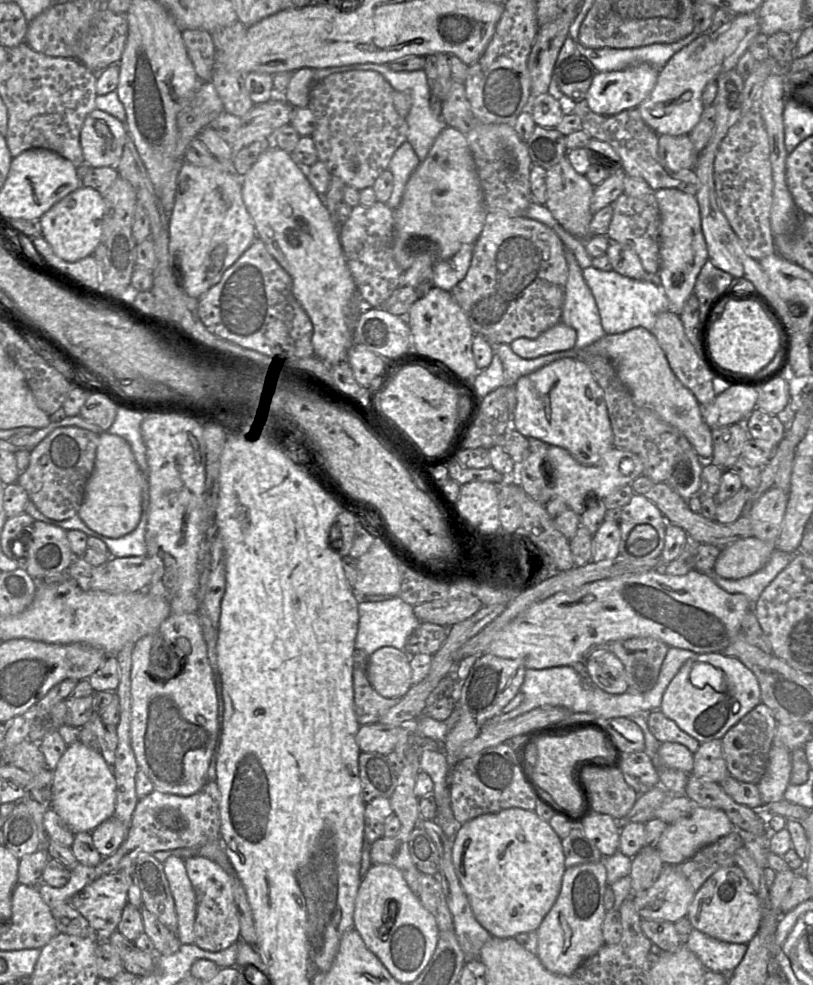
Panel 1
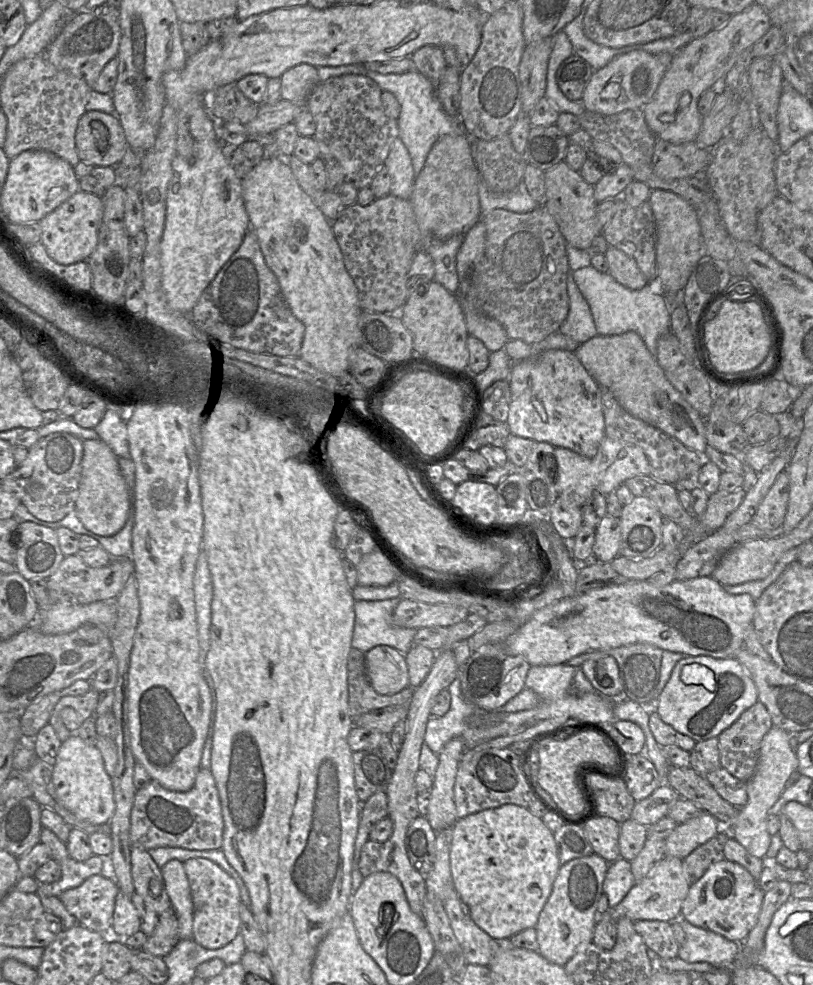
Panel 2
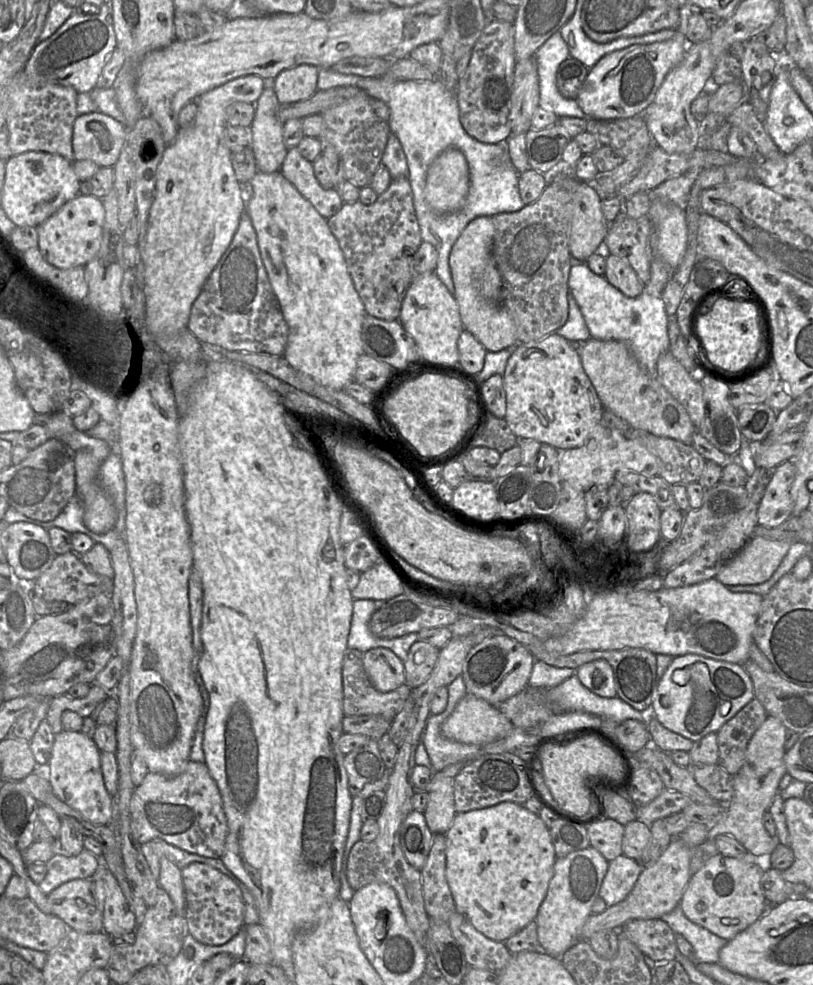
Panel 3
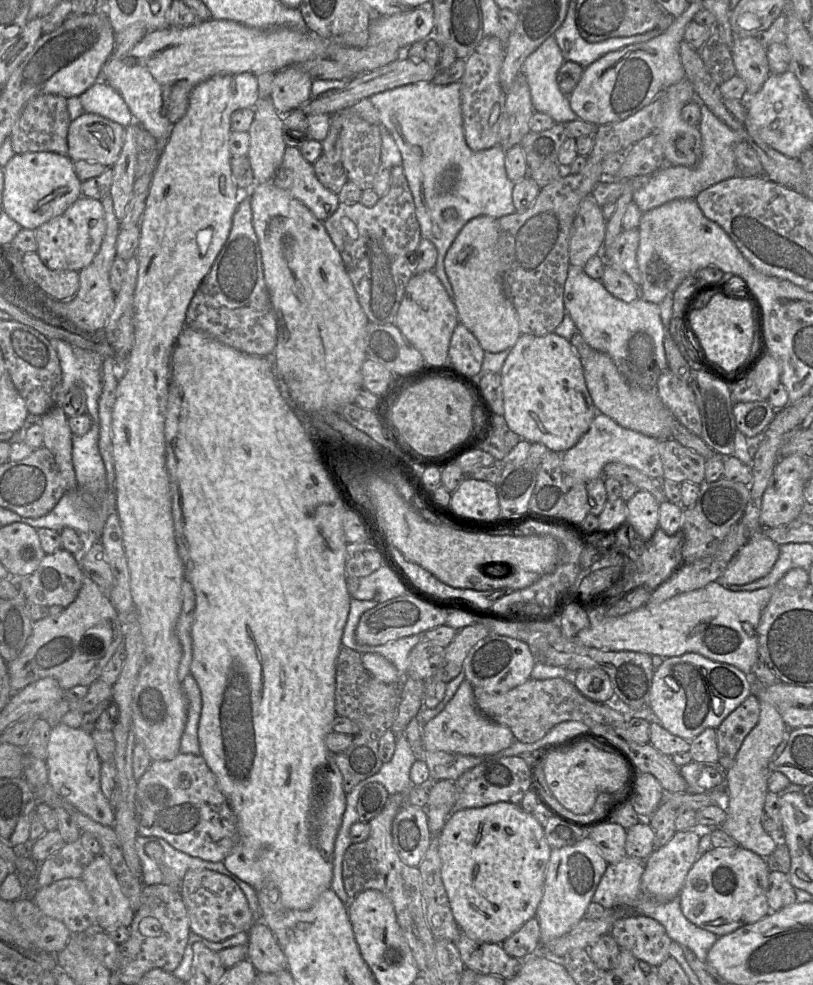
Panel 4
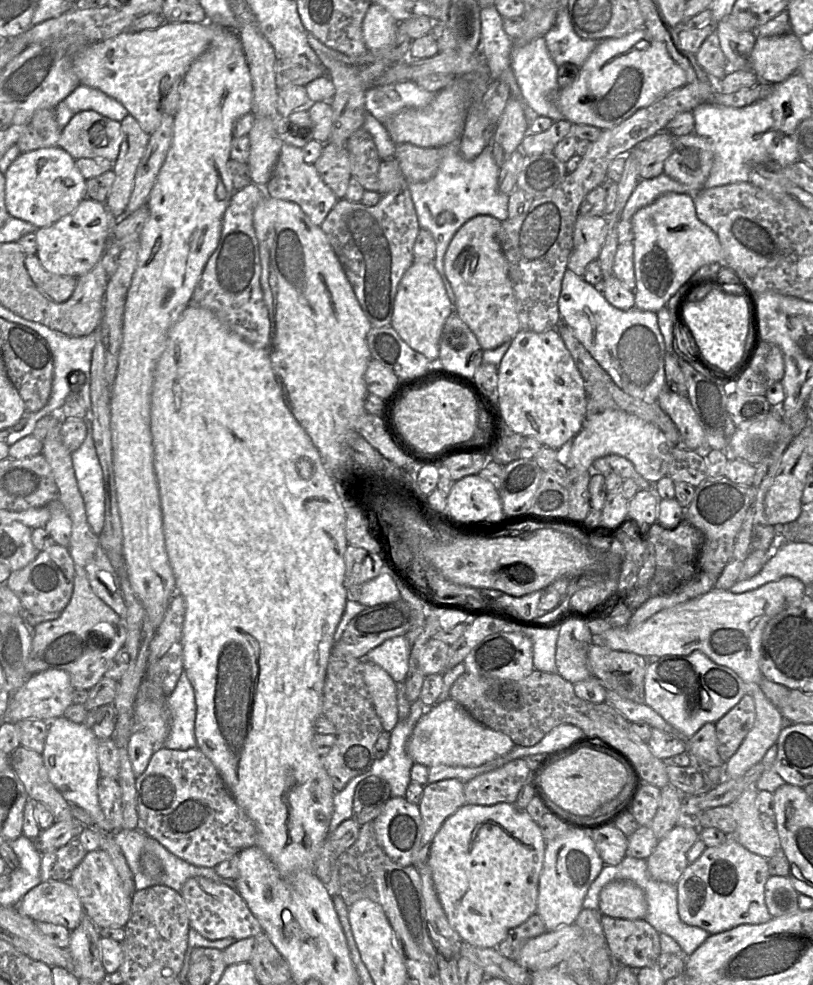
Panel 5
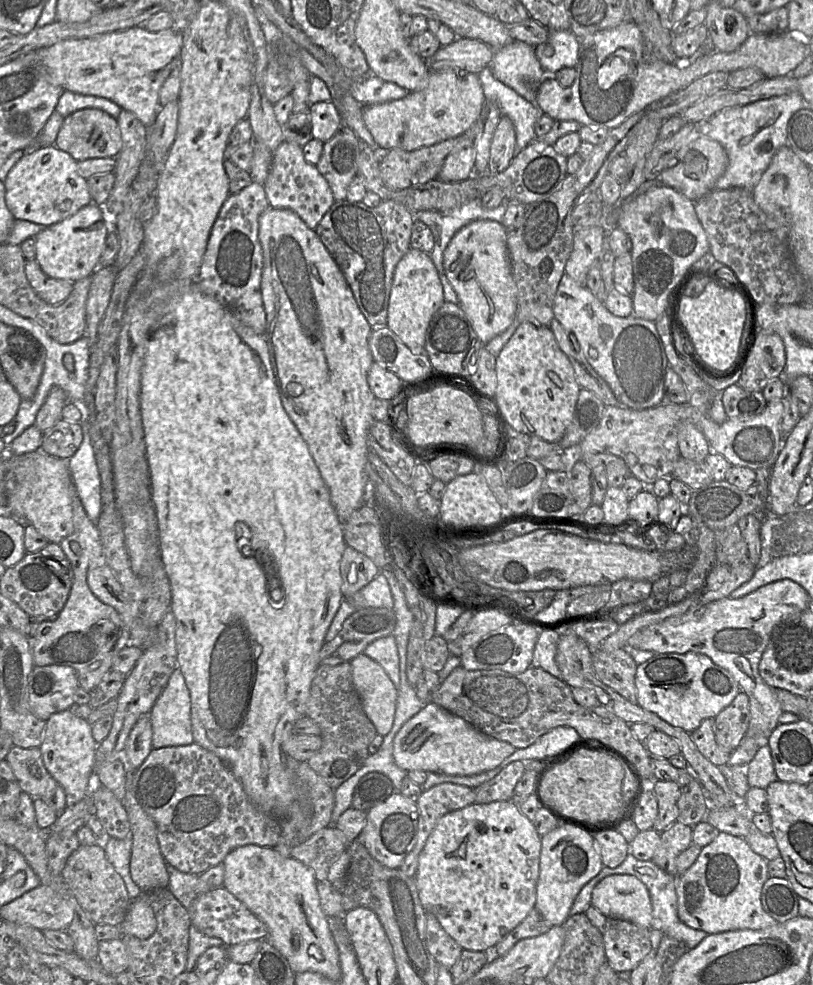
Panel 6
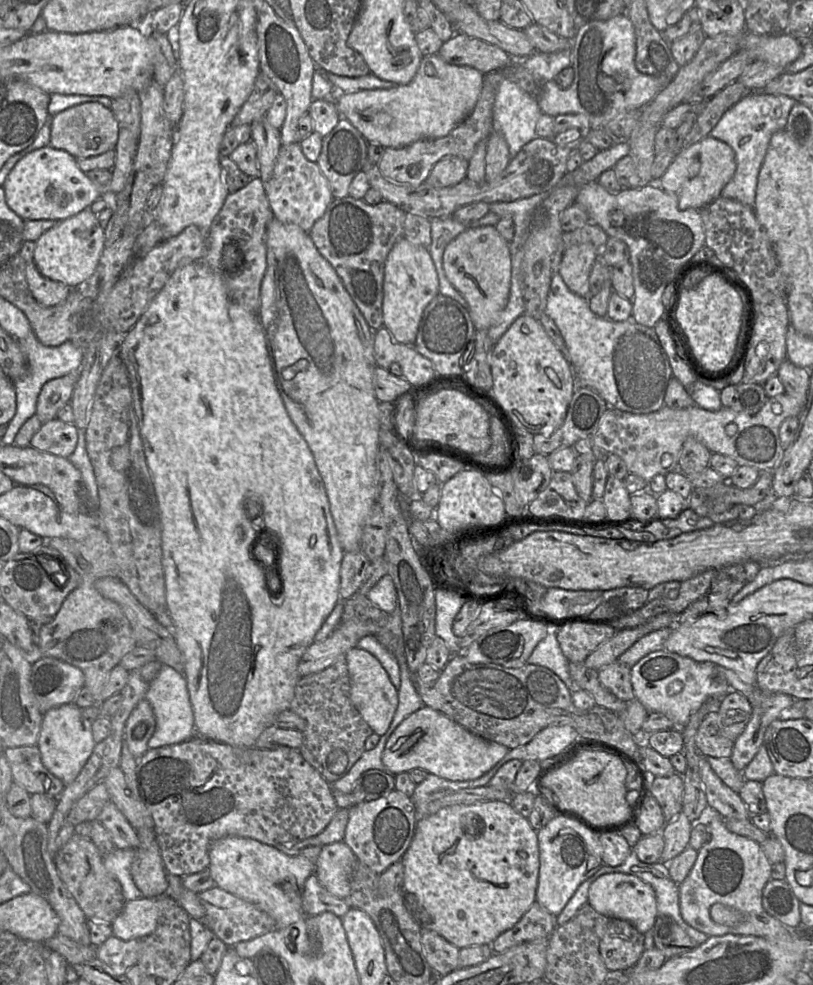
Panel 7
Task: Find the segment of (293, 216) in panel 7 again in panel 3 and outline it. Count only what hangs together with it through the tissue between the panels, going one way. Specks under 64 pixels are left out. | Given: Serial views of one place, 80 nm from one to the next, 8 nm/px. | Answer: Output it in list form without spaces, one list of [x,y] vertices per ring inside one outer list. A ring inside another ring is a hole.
[[[297,147],[288,149],[280,172],[307,199],[318,213],[329,219],[343,206],[339,191],[323,188],[314,175],[313,164],[306,160]]]

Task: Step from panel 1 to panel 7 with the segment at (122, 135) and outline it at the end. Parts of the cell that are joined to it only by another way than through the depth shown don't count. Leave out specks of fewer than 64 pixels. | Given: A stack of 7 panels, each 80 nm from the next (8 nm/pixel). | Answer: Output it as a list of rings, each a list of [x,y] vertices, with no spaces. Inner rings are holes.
[[[98,102],[82,103],[63,110],[50,118],[51,133],[49,145],[62,149],[75,159],[89,158],[114,150],[119,125],[112,110]]]

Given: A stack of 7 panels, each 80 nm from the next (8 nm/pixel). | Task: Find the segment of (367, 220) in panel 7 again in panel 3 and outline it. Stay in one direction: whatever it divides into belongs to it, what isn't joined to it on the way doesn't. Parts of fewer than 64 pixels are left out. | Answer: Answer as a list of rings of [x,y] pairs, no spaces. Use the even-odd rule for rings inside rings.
[[[393,179],[388,189],[371,205],[364,205],[359,200],[354,203],[343,203],[341,210],[327,222],[343,252],[349,274],[364,304],[366,314],[386,321],[398,320],[406,291],[412,283],[413,257],[423,241],[409,179]]]

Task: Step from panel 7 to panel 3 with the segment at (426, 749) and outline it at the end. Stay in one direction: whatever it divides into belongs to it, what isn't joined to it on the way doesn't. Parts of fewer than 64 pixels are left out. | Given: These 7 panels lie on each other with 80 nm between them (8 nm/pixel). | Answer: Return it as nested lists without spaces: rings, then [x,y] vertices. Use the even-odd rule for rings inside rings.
[[[467,693],[442,724],[441,733],[459,743],[486,745],[505,738],[512,729],[496,706]]]

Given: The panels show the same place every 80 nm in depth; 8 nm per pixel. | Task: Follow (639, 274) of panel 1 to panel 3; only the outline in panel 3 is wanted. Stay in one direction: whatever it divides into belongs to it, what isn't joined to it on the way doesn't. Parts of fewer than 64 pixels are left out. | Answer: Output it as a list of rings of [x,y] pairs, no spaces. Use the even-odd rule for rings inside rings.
[[[607,255],[604,277],[612,286],[630,298],[639,296],[645,290],[644,284],[626,258]]]

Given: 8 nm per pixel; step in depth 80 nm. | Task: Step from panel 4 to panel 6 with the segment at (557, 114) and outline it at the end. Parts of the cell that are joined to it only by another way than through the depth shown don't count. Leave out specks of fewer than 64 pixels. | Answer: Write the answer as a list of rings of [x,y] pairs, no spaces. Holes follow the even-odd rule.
[[[512,41],[506,46],[495,50],[494,57],[490,65],[490,69],[493,71],[493,74],[496,79],[503,82],[507,86],[514,89],[520,96],[525,98],[527,101],[536,105],[537,93],[539,86],[549,77],[554,77],[545,72],[535,54],[535,47],[526,44],[522,41]]]

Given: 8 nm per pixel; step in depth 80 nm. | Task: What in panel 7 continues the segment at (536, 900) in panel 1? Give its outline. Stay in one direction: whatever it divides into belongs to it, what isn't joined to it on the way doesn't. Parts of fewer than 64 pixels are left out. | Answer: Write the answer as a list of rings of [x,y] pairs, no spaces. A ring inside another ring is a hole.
[[[491,801],[472,805],[453,805],[440,809],[435,814],[416,821],[413,839],[401,859],[404,867],[404,878],[401,892],[404,904],[421,930],[431,930],[445,938],[458,949],[491,945],[502,933],[511,929],[536,901],[536,890],[539,877],[539,847],[537,832],[528,820],[512,807],[509,801]]]

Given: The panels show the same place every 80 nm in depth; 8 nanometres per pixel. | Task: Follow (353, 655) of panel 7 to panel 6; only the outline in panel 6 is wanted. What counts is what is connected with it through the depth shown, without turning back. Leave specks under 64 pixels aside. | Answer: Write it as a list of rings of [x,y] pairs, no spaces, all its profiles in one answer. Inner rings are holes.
[[[359,654],[350,661],[354,687],[361,699],[362,707],[367,717],[374,724],[377,734],[385,736],[393,726],[397,688],[386,674],[384,669],[373,659]]]

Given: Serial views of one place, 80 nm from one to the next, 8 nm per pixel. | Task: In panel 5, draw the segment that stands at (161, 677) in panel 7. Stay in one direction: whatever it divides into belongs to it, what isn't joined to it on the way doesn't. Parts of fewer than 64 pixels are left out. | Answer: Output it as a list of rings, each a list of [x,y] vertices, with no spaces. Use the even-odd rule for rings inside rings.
[[[185,672],[167,696],[166,708],[170,716],[170,733],[163,748],[187,750],[197,747],[195,691]]]

